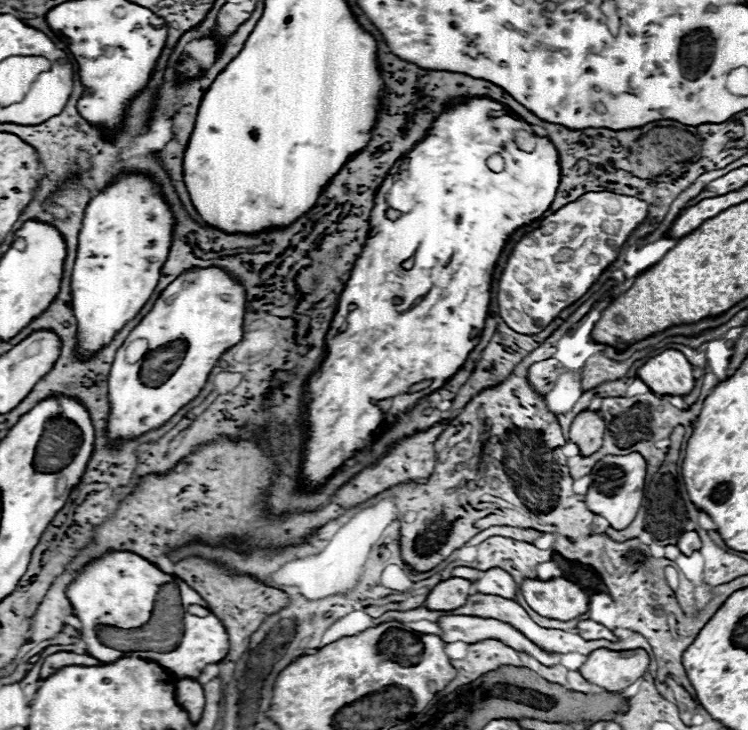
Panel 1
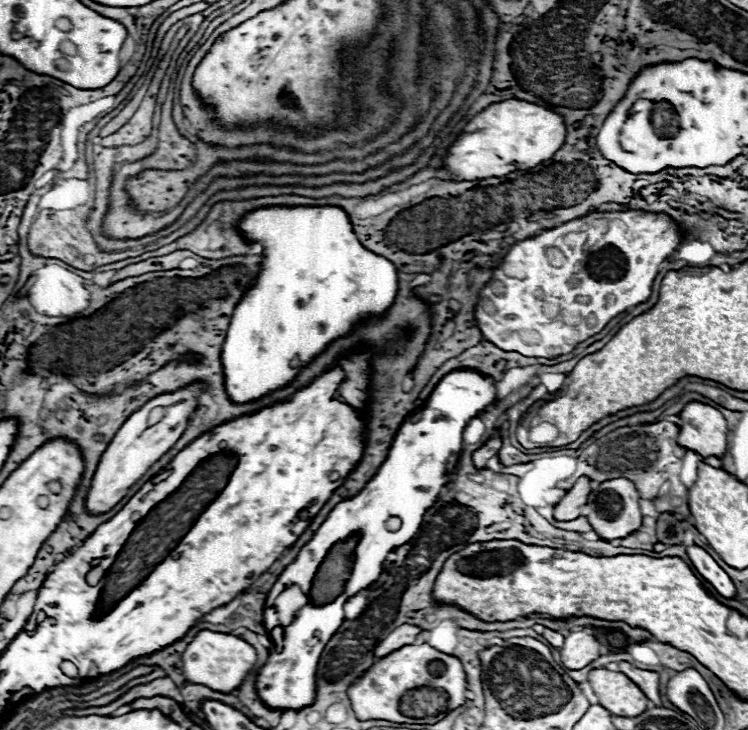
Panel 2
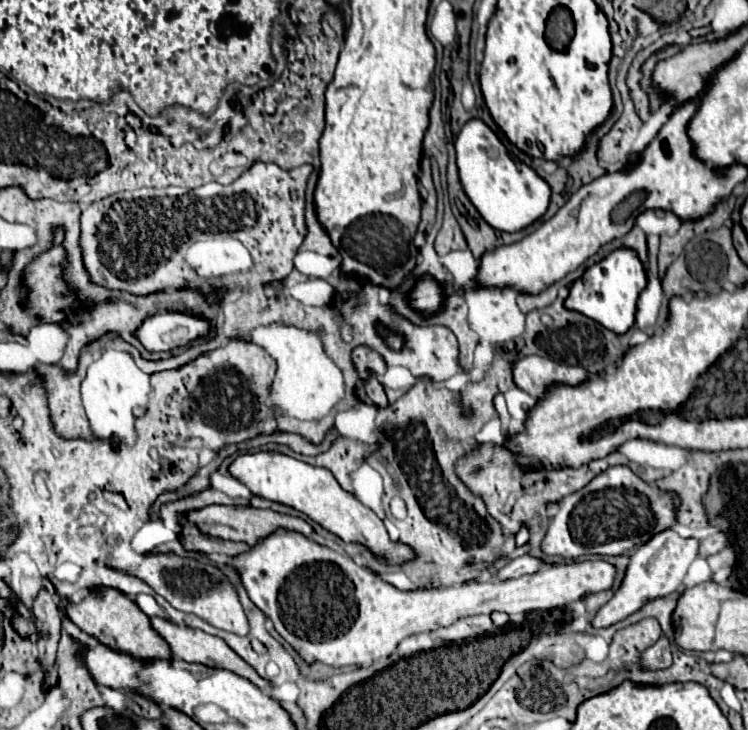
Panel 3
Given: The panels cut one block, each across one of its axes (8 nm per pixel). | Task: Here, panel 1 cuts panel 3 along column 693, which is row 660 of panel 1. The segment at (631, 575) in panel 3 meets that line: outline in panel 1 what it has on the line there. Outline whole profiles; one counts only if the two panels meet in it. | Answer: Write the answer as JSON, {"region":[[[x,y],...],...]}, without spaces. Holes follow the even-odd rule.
{"region":[[[444,616],[440,622],[442,640],[462,640],[468,644],[482,642],[482,640],[500,640],[506,646],[514,648],[516,652],[524,652],[534,656],[544,666],[560,664],[560,656],[556,652],[546,652],[528,640],[520,630],[512,624],[494,620],[494,618],[478,618],[478,616]]]}

